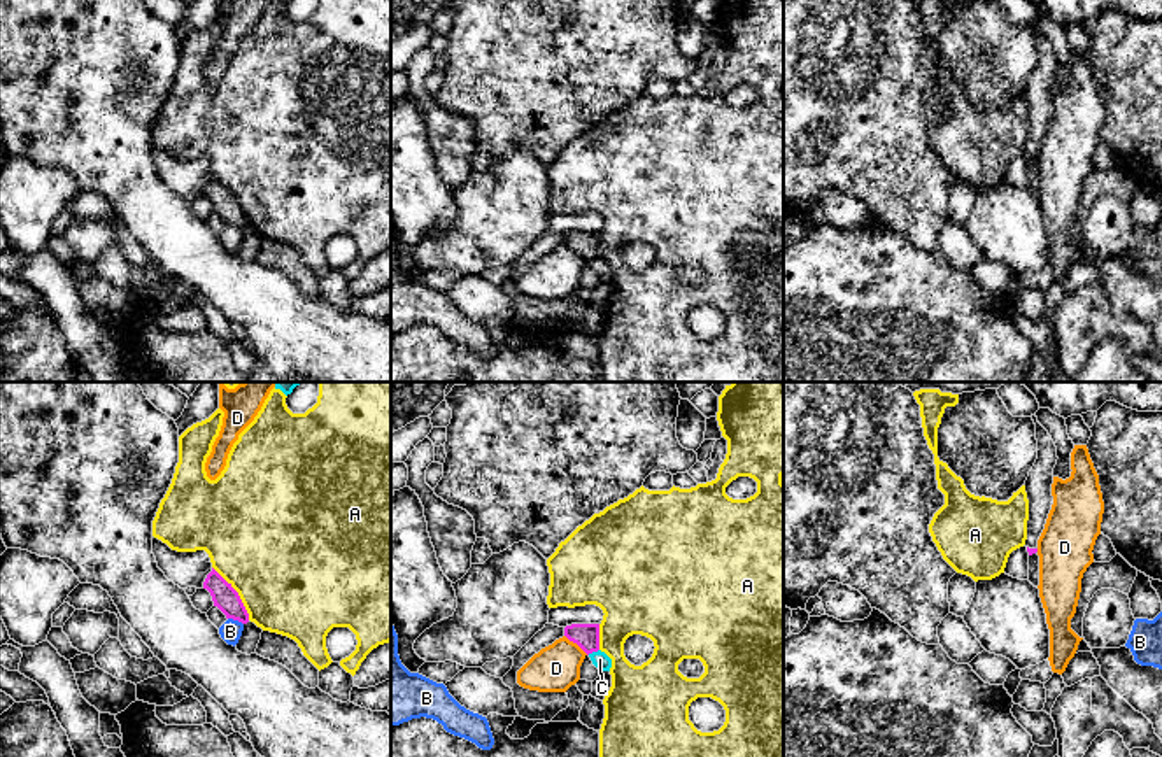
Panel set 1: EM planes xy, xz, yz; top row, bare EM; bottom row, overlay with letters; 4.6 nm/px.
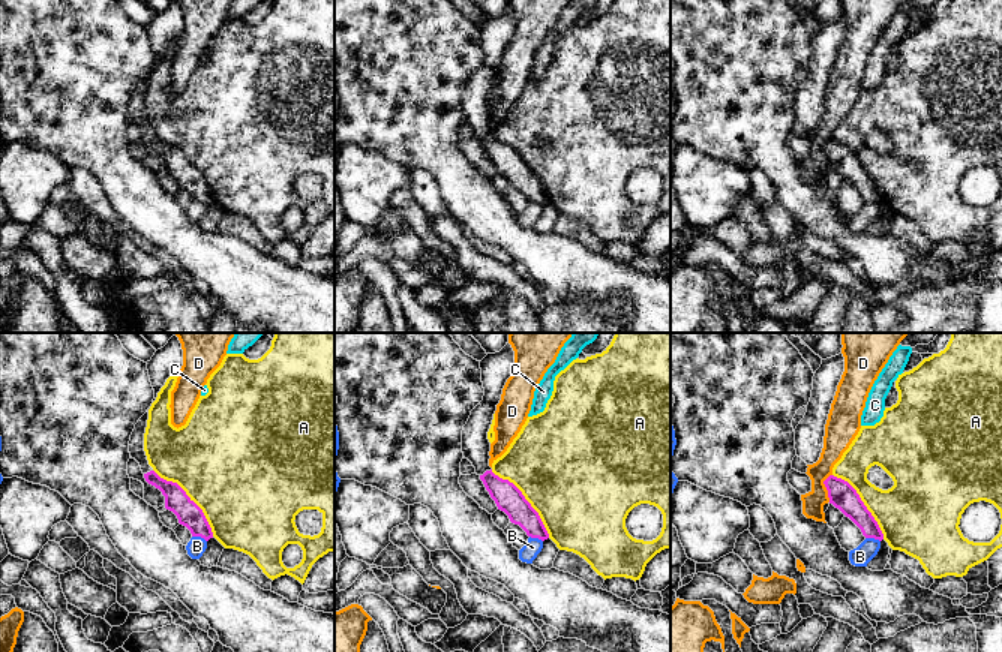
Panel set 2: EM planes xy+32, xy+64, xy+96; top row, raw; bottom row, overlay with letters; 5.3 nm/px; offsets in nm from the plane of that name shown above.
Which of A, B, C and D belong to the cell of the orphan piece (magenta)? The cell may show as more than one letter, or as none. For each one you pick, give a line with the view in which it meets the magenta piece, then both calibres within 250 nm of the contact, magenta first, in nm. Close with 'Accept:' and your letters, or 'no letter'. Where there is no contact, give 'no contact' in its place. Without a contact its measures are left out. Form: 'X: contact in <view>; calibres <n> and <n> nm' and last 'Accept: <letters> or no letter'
Accept: no letter

